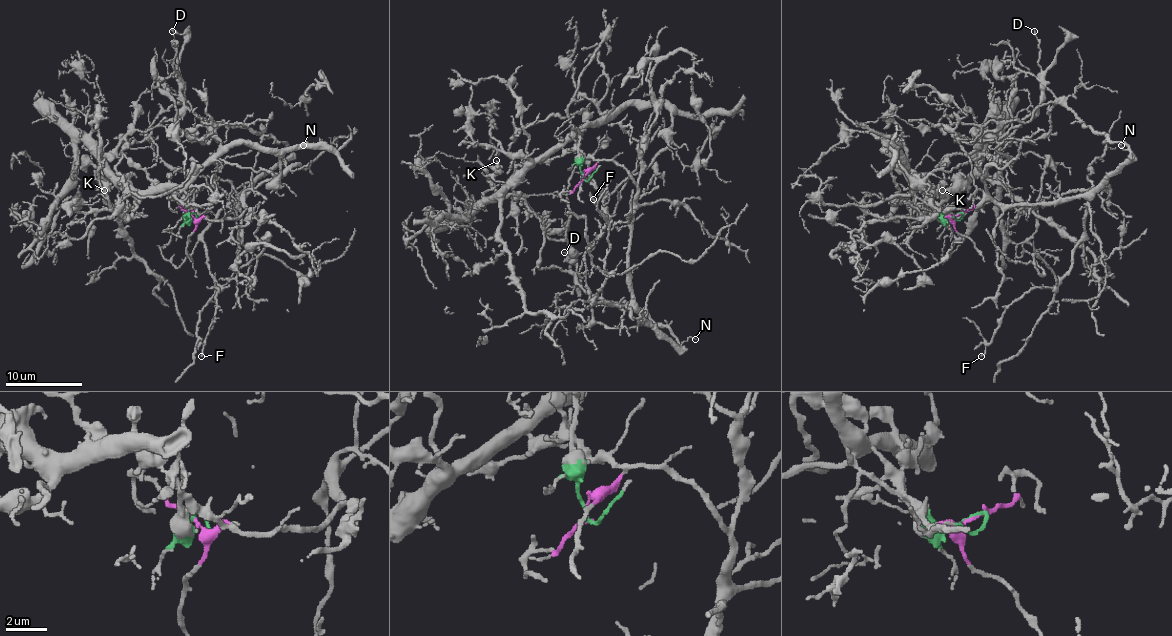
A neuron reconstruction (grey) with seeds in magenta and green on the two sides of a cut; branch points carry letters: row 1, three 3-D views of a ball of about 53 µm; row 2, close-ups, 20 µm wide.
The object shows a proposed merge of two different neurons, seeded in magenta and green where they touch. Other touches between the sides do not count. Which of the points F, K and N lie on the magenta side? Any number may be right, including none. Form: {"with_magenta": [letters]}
{"with_magenta": ["F", "N"]}

